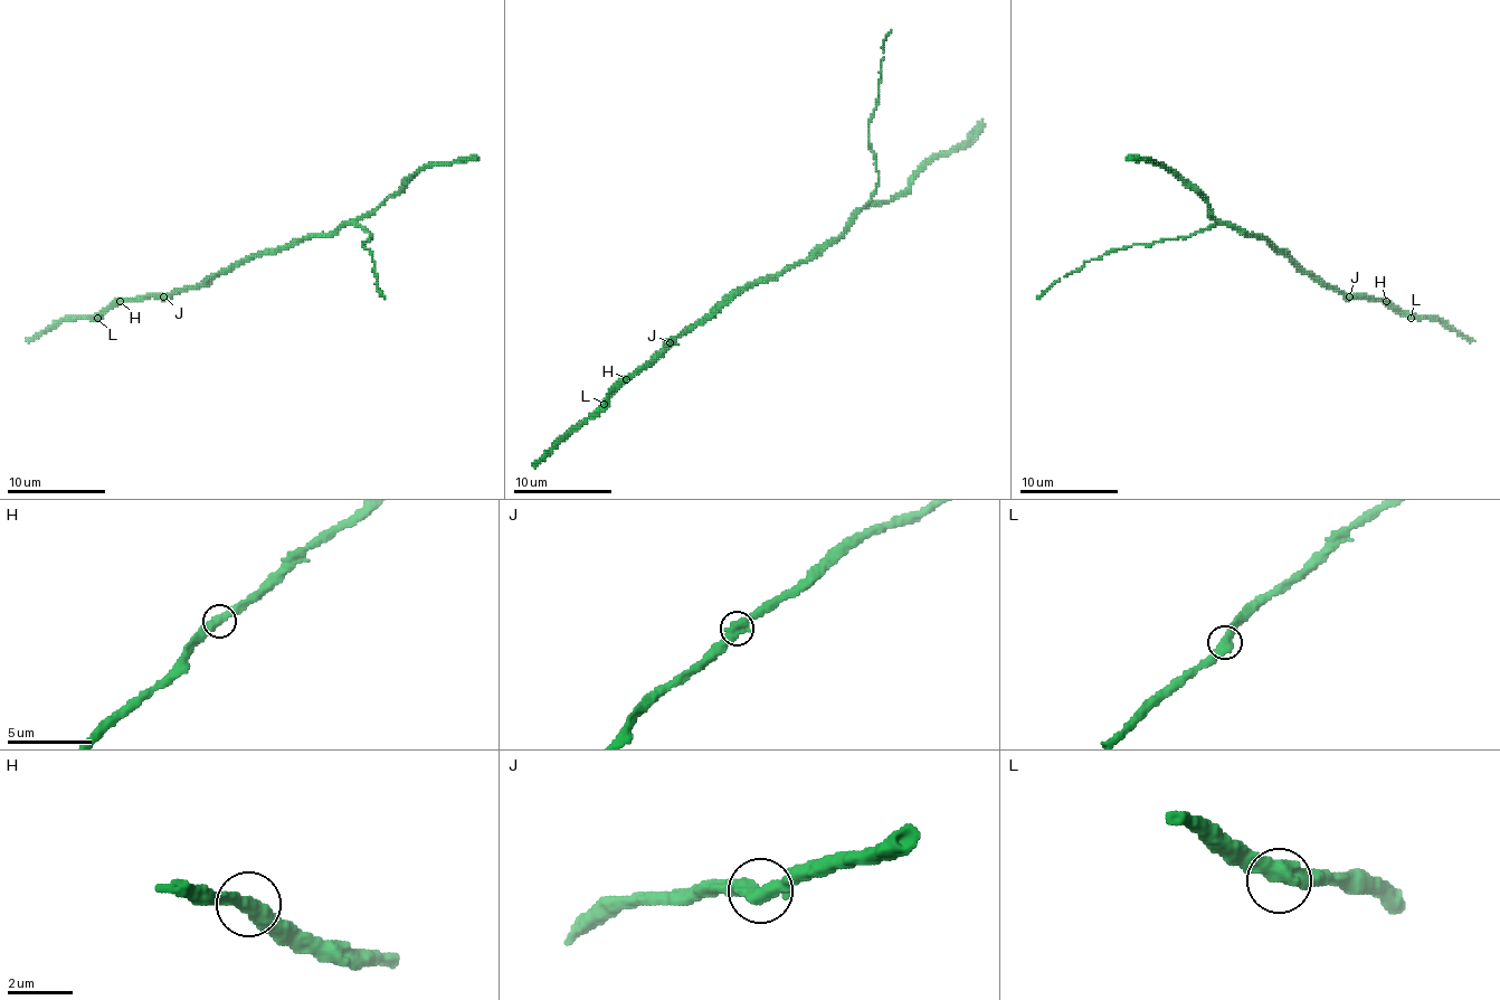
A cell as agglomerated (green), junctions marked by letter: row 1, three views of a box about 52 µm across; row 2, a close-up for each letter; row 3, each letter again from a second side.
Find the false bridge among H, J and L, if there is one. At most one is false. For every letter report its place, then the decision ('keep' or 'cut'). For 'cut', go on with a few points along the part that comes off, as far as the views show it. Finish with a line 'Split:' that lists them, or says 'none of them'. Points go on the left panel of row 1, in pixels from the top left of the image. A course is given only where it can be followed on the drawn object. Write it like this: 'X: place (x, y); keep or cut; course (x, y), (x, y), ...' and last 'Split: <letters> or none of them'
H: place (120, 301); keep
J: place (163, 296); keep
L: place (97, 318); keep
Split: none of them

